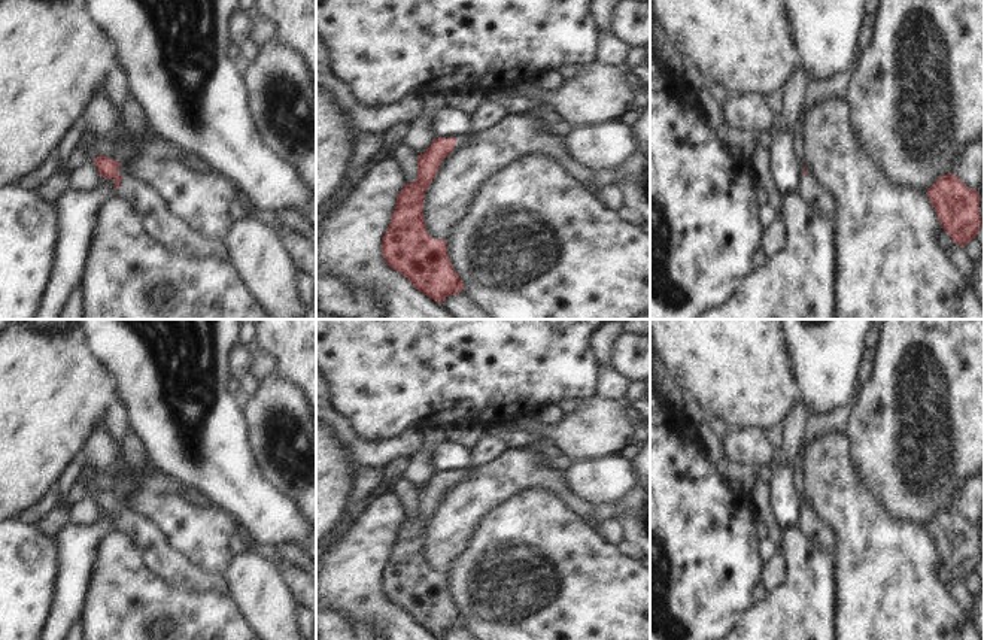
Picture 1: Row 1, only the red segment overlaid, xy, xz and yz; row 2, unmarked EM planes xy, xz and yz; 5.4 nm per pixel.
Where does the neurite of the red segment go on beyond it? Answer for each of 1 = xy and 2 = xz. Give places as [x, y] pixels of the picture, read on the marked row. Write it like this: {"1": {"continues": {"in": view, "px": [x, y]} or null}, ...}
{"1": {"continues": {"in": "xy", "px": [172, 233]}}, "2": {"continues": {"in": "xz", "px": [461, 140]}}}

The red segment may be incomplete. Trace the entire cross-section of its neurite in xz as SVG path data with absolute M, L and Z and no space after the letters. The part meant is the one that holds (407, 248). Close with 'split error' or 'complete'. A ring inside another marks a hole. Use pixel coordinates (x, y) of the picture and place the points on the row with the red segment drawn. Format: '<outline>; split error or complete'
M470 136L434 139L431 146L417 155L417 179L406 183L398 192L397 207L382 239L382 254L388 266L400 272L416 289L440 304L446 297L462 292L464 282L450 264L446 240L432 239L426 233L426 222L423 219L425 192L435 178L441 161L453 151L461 149L468 140Z; split error

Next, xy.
M104 155L95 157L94 163L101 178L115 179L113 197L127 198L142 218L143 228L158 240L167 251L183 252L201 258L212 254L227 254L222 242L206 237L174 218L165 203L143 182L130 176L121 176L121 163Z; split error

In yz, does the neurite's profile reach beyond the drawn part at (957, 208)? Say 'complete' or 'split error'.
complete

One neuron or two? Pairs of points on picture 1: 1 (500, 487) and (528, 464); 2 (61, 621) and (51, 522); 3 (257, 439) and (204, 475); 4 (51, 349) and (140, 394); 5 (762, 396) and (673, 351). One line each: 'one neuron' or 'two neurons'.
1: one neuron
2: two neurons
3: two neurons
4: two neurons
5: one neuron

